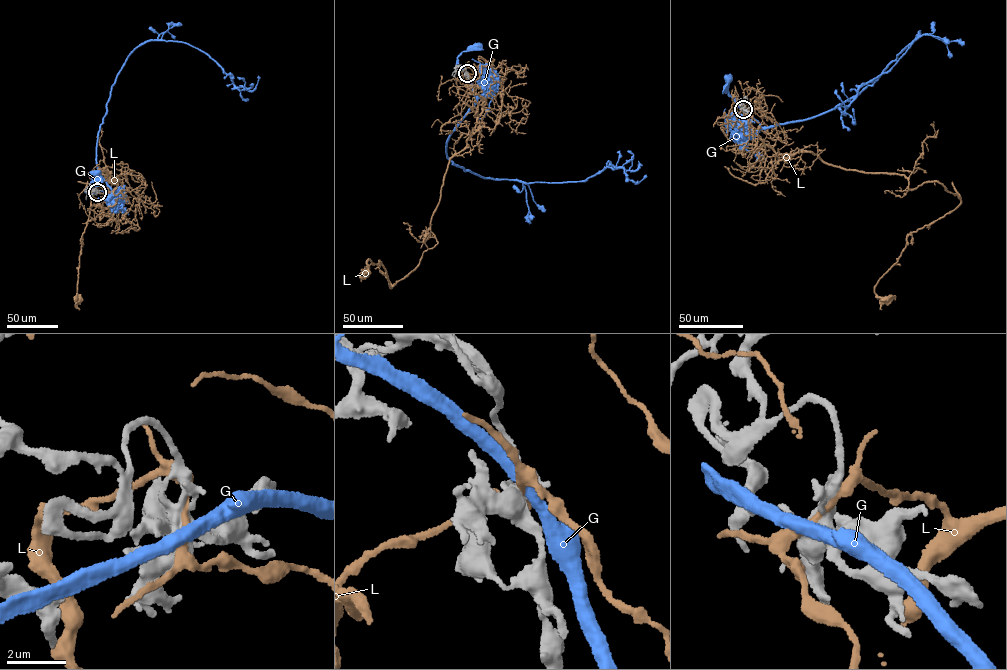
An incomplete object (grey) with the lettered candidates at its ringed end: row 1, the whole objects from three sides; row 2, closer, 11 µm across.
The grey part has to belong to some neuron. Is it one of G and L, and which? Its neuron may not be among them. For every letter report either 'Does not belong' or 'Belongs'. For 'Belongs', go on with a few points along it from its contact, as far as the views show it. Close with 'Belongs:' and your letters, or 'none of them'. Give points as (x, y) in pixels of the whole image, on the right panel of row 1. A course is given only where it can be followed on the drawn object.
G: Does not belong
L: Does not belong
Belongs: none of them

